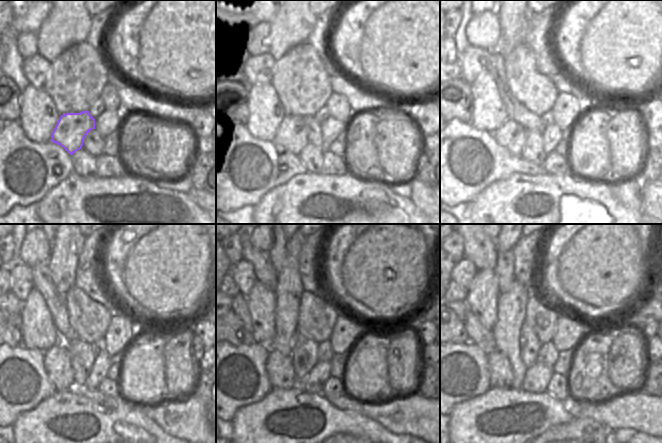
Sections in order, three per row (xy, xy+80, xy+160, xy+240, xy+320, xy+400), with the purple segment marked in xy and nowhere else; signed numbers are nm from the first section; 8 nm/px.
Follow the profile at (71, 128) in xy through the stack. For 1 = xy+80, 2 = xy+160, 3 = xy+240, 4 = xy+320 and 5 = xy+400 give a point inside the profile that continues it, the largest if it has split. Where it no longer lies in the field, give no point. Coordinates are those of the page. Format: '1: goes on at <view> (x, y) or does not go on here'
1: goes on at xy+80 (291, 135)
2: goes on at xy+160 (511, 135)
3: goes on at xy+240 (56, 362)
4: goes on at xy+320 (279, 368)
5: goes on at xy+400 (499, 367)

